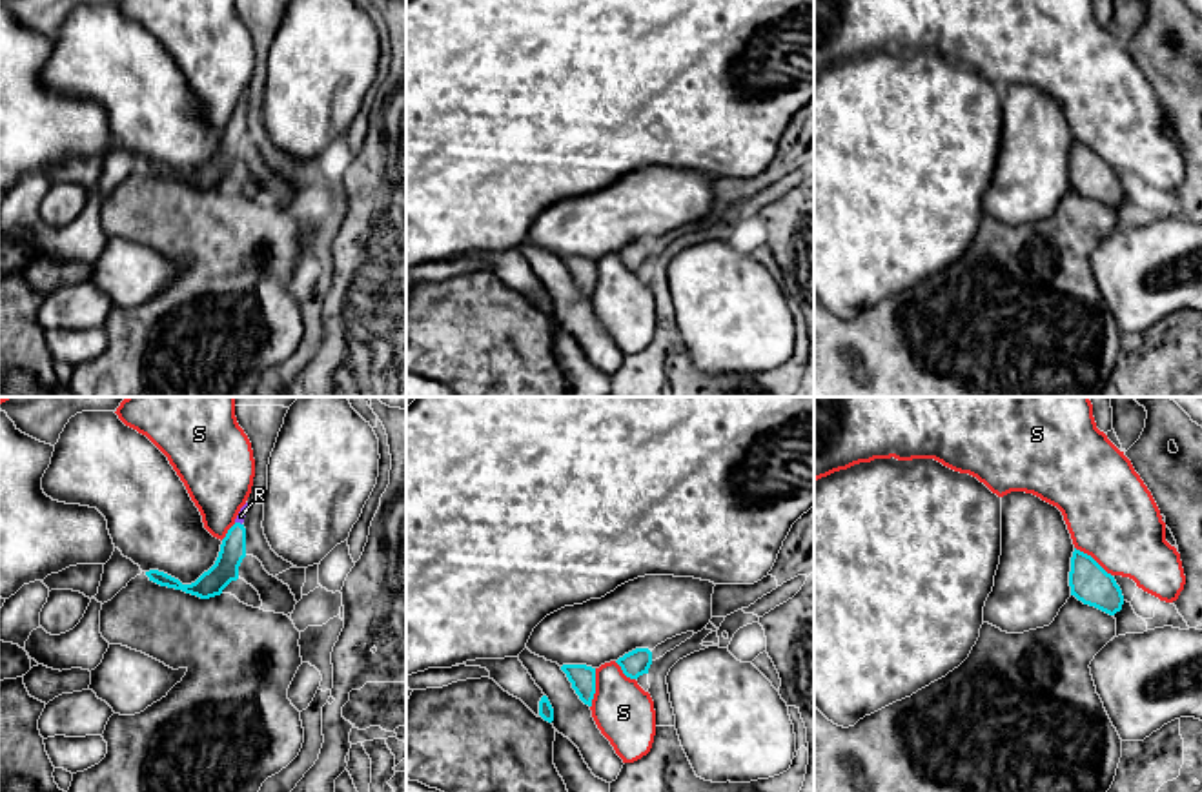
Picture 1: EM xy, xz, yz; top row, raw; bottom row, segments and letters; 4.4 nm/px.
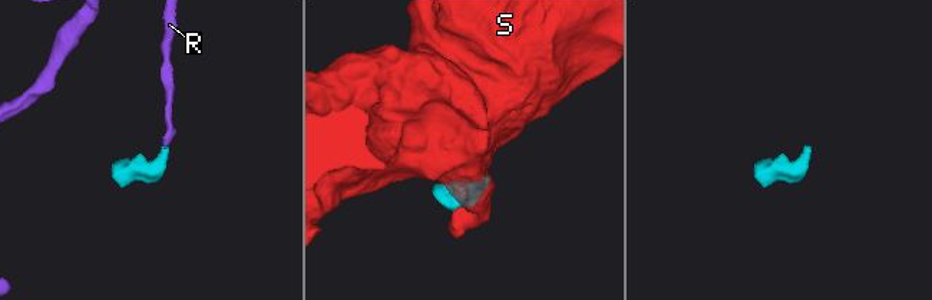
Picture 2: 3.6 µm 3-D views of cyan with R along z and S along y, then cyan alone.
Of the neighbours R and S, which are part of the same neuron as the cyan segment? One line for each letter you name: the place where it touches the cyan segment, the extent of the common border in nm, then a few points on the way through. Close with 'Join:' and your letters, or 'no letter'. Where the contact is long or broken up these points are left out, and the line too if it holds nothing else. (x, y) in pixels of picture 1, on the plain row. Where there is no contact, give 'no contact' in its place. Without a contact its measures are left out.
R: meets cyan in xy at (239, 115); contact 40 nm long; runs through xy (224, 162), (239, 115), (241, 108)
Join: R

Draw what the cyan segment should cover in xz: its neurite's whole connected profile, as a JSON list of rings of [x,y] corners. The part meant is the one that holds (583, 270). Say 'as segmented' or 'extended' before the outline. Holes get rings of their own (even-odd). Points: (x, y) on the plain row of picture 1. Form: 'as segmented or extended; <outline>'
as segmented; [[[563,257],[561,262],[566,266],[579,291],[592,299],[596,286],[596,260],[586,257]]]

